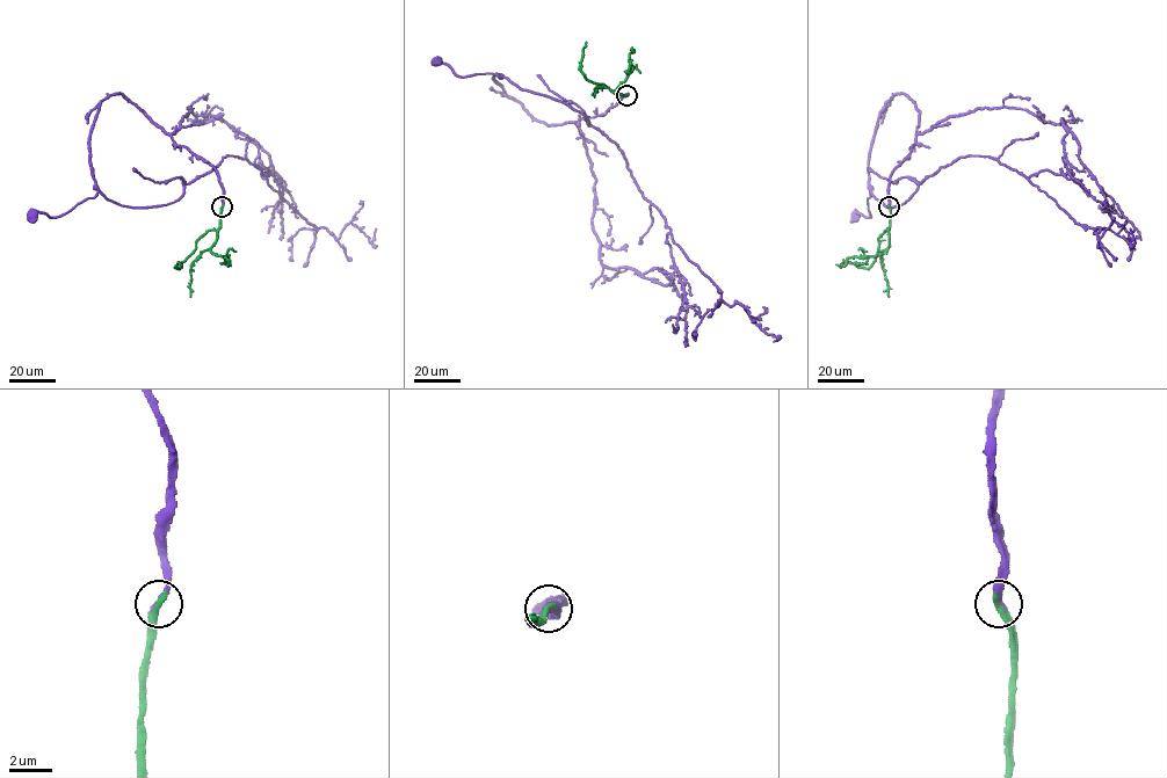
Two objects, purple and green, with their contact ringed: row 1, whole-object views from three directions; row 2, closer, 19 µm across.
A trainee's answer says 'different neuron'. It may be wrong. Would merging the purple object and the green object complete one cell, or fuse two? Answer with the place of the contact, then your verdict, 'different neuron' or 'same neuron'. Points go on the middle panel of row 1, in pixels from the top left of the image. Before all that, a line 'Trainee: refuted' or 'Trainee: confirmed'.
Trainee: refuted
place (627, 95); same neuron

